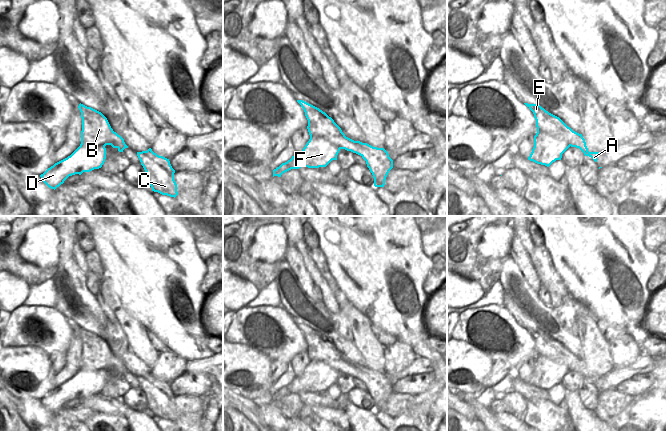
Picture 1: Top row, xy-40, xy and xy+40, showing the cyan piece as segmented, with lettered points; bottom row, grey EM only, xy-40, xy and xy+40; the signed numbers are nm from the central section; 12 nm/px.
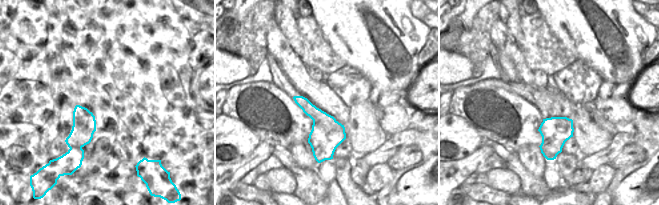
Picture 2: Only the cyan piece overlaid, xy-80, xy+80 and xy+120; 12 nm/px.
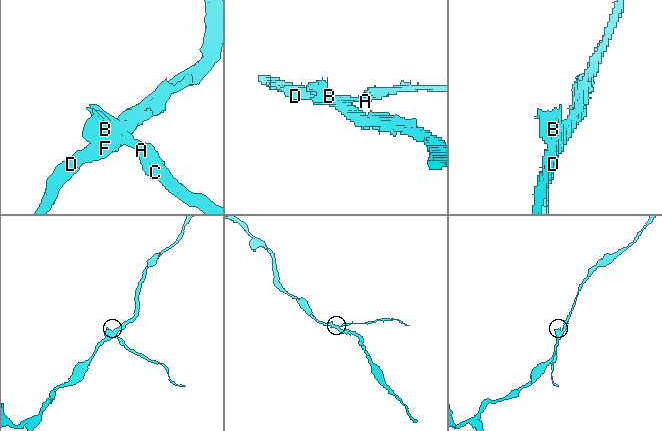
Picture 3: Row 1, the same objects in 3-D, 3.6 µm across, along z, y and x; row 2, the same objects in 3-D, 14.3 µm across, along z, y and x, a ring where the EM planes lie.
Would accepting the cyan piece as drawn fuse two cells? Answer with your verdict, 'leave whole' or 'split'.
split

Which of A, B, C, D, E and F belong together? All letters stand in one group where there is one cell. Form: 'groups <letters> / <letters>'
groups A B C E / D F

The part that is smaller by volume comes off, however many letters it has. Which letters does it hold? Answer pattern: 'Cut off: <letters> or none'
Cut off: A, B, C, E

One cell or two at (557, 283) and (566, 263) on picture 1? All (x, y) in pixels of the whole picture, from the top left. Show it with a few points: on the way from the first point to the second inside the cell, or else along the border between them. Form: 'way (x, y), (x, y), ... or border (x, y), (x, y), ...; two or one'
border (549, 255), (554, 269), (569, 293); two

